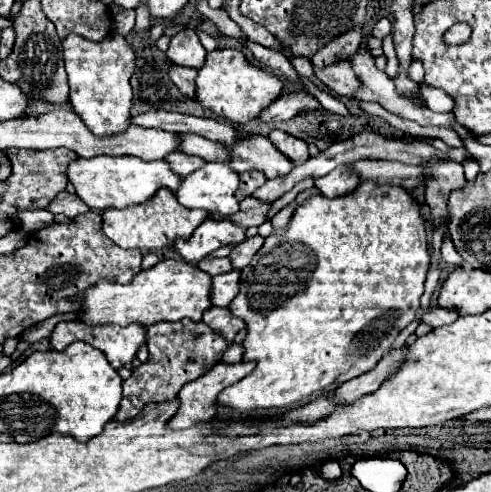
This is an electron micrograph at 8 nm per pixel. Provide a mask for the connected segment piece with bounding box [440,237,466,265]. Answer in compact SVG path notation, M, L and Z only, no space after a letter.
M446 237L442 241L442 247L440 247L440 253L442 253L442 259L446 259L450 265L466 265L464 259L458 255L458 251L454 249L454 244L450 237Z

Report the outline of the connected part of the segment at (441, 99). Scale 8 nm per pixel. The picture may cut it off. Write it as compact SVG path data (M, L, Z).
M422 83L420 85L420 91L422 91L422 99L426 101L426 107L428 109L432 109L432 111L452 111L454 101L442 89L432 87L428 83Z

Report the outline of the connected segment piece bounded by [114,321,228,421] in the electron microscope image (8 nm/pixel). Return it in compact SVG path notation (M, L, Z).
M178 321L178 323L156 323L146 325L148 331L148 351L150 357L146 363L136 367L132 371L132 377L124 381L124 395L120 401L120 409L114 415L116 421L128 421L136 417L144 405L148 403L160 403L176 399L178 391L198 377L202 377L206 371L210 371L226 351L226 341L214 333L206 323L194 323L194 321Z

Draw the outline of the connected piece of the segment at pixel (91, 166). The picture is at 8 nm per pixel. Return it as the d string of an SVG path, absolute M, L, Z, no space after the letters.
M98 155L90 159L76 159L72 161L72 165L68 165L66 173L76 189L76 195L94 211L104 211L108 207L124 209L124 207L140 205L144 201L150 201L162 187L170 191L178 191L182 181L182 177L170 169L168 161L160 159L160 161L144 163L142 159L132 155L124 155L124 157Z

